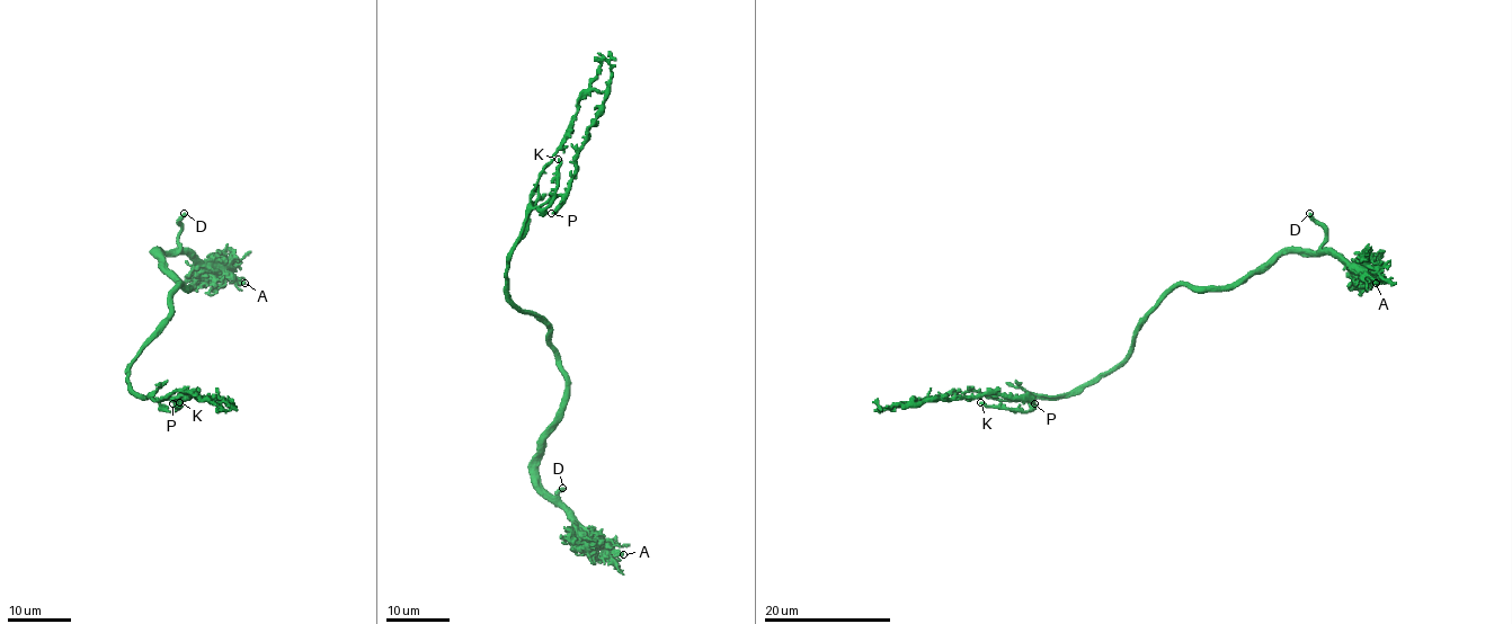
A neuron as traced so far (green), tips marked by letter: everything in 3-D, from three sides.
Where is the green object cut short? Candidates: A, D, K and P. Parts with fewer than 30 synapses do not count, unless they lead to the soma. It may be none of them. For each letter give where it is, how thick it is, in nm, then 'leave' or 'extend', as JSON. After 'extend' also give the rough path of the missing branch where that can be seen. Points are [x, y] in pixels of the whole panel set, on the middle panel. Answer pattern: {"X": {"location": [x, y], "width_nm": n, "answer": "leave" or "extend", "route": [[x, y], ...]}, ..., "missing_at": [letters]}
{"A": {"location": [623, 554], "width_nm": 240, "answer": "leave"}, "D": {"location": [562, 488], "width_nm": 400, "answer": "extend", "route": [[562, 488], [577, 488], [592, 475], [601, 473], [626, 448], [643, 425], [651, 376], [655, 390], [654, 382]]}, "K": {"location": [558, 159], "width_nm": 260, "answer": "leave"}, "P": {"location": [551, 213], "width_nm": 400, "answer": "leave"}, "missing_at": ["D"]}

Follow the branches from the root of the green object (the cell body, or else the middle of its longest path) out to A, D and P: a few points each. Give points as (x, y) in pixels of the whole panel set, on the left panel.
A: (159, 333), (170, 296), (181, 284), (187, 287), (165, 267), (159, 250), (194, 252), (245, 283)
D: (159, 333), (170, 311), (170, 296), (181, 284), (187, 287), (165, 267), (159, 250), (178, 246), (184, 213)
P: (159, 333), (130, 364), (129, 385), (138, 395), (149, 395), (154, 400), (183, 397), (172, 403)

